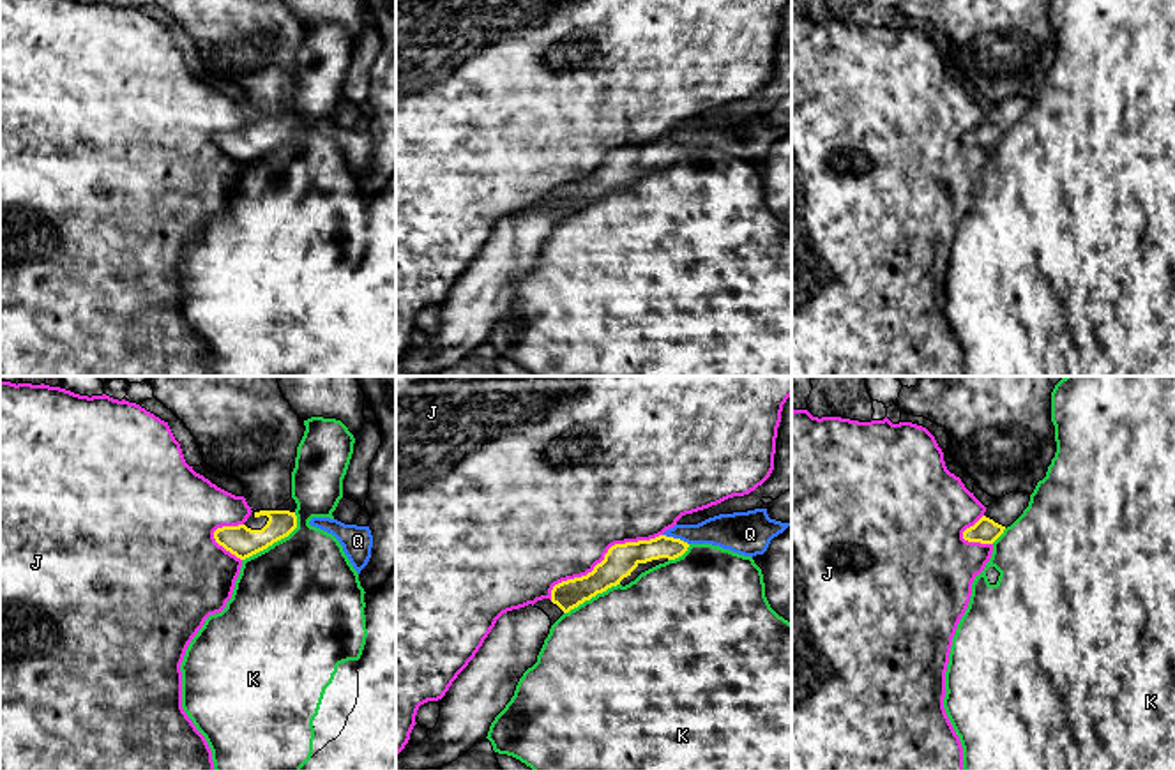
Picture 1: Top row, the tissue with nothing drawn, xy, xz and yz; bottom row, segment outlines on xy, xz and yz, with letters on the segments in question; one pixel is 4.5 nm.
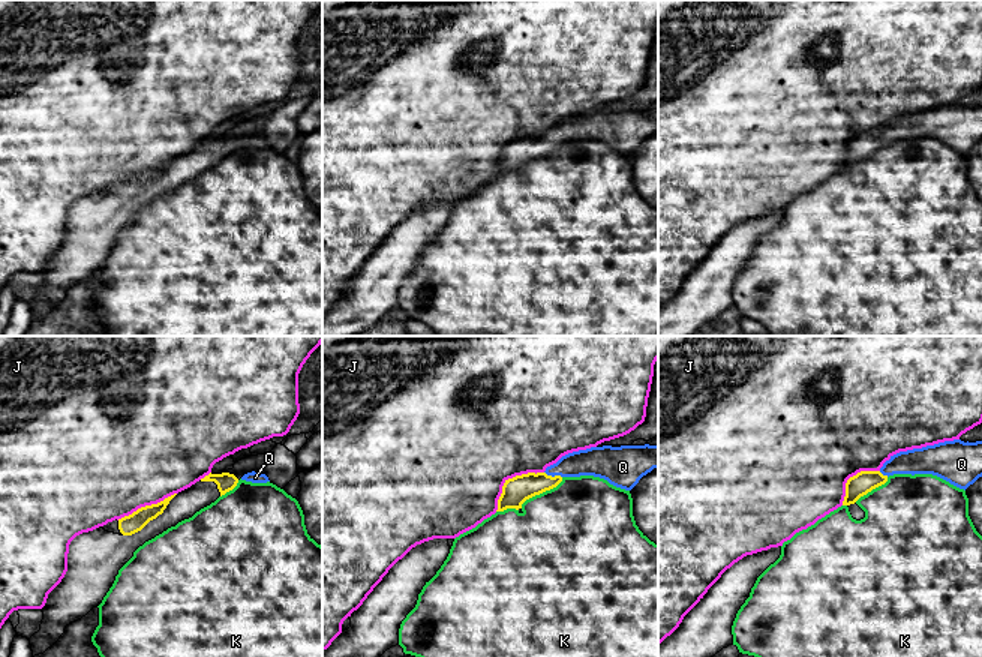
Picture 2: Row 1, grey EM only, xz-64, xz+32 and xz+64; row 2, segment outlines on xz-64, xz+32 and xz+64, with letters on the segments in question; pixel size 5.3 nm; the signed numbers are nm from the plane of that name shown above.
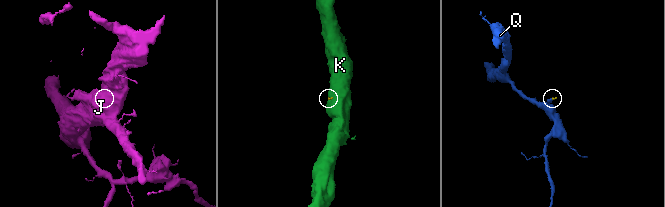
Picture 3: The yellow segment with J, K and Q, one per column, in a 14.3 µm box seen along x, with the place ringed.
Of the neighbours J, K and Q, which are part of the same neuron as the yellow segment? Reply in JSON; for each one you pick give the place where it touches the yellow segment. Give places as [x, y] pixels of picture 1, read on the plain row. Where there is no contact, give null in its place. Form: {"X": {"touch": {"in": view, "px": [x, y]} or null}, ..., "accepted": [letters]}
{"Q": {"touch": {"in": "xz", "px": [675, 143]}}, "accepted": ["Q"]}

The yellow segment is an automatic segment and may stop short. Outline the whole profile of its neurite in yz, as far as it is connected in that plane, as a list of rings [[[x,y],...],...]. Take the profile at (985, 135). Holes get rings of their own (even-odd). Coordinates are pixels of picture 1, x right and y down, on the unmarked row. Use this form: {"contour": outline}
{"contour": [[[1009,97],[986,111],[984,120],[963,136],[968,147],[993,148],[1028,111],[1030,99]]]}

